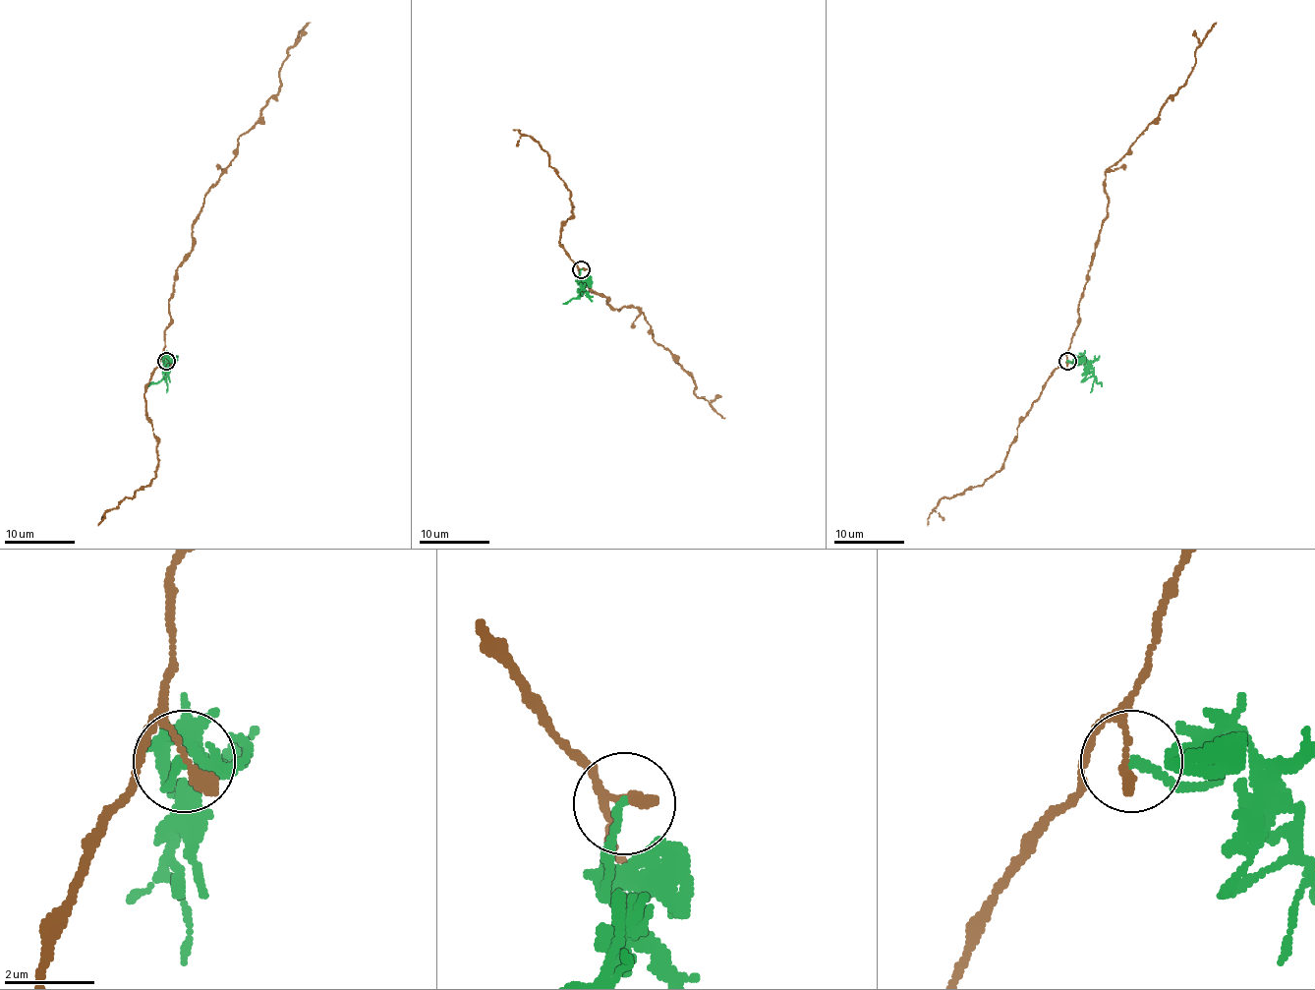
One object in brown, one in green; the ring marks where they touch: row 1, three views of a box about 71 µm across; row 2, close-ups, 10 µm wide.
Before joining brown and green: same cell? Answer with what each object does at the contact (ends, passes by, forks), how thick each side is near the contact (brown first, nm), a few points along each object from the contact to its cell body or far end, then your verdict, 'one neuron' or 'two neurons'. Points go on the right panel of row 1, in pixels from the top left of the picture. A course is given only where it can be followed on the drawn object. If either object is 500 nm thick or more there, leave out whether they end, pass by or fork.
brown ends; green ends; calibres 300 and 170 nm; course brown (1066, 360), (1107, 215), (1105, 173), (1186, 82), (1195, 50), (1216, 22); course green (1067, 360), (1082, 364), (1102, 386); two neurons

